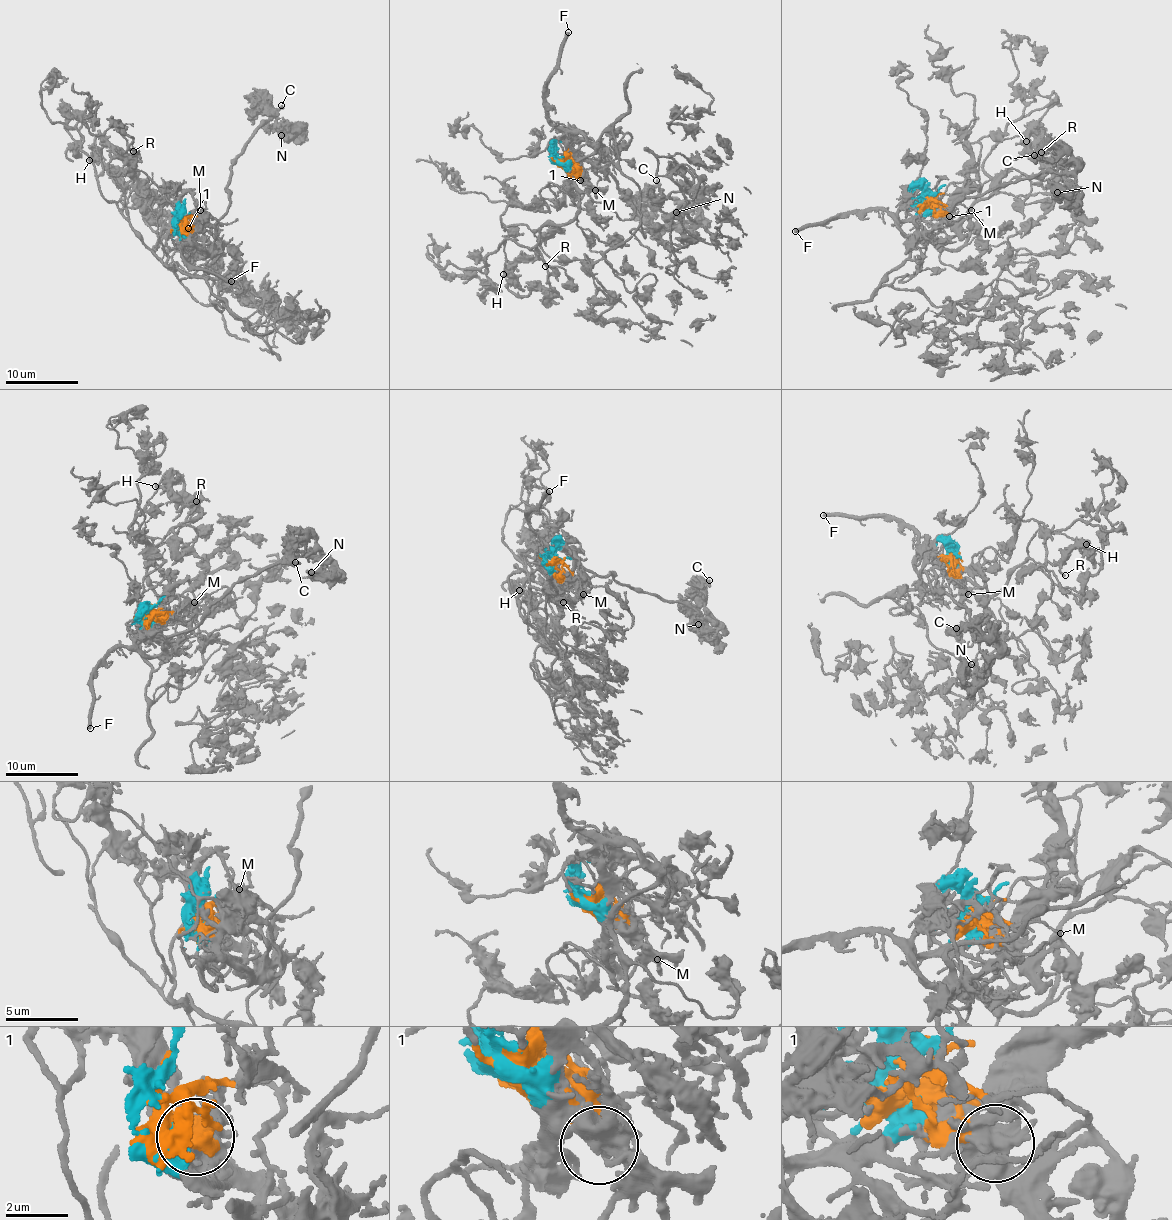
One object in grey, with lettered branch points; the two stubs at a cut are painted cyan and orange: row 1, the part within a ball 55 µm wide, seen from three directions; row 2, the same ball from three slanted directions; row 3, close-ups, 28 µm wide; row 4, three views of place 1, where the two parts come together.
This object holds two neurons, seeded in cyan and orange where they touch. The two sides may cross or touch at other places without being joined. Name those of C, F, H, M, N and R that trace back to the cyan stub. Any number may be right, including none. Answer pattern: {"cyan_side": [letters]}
{"cyan_side": ["C", "F", "N"]}

